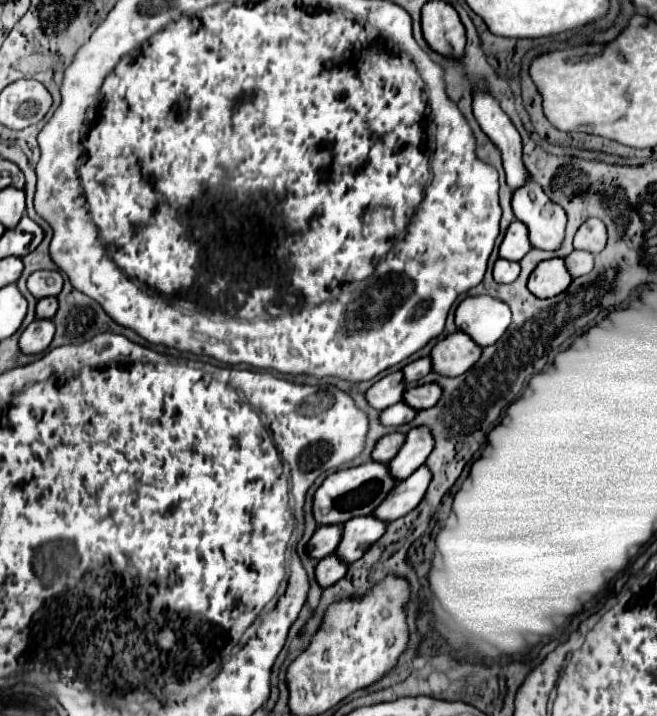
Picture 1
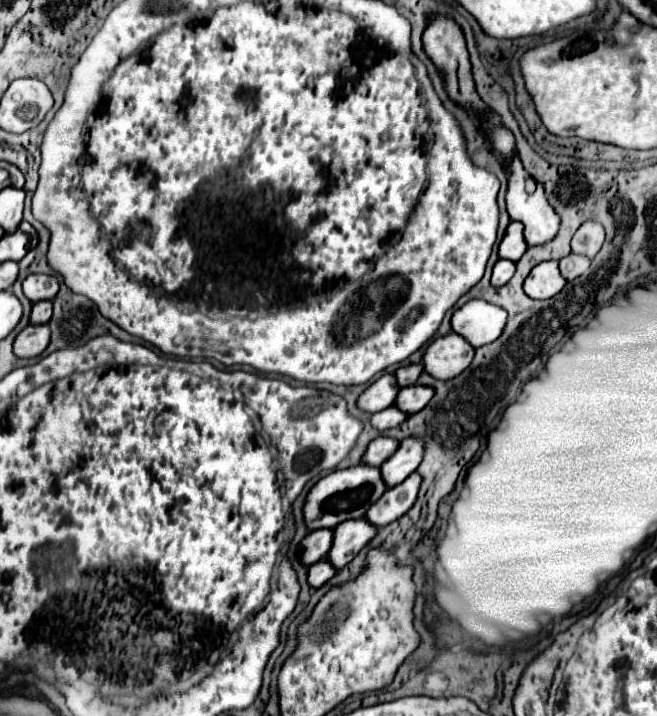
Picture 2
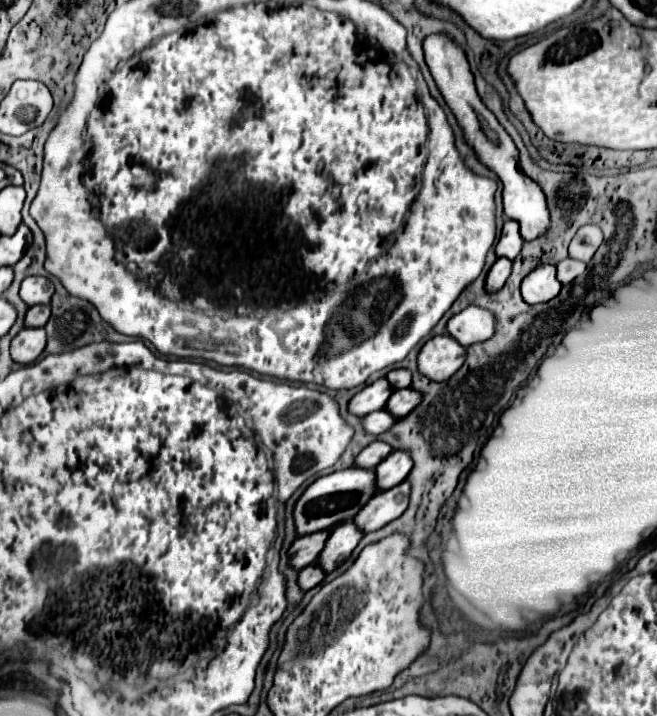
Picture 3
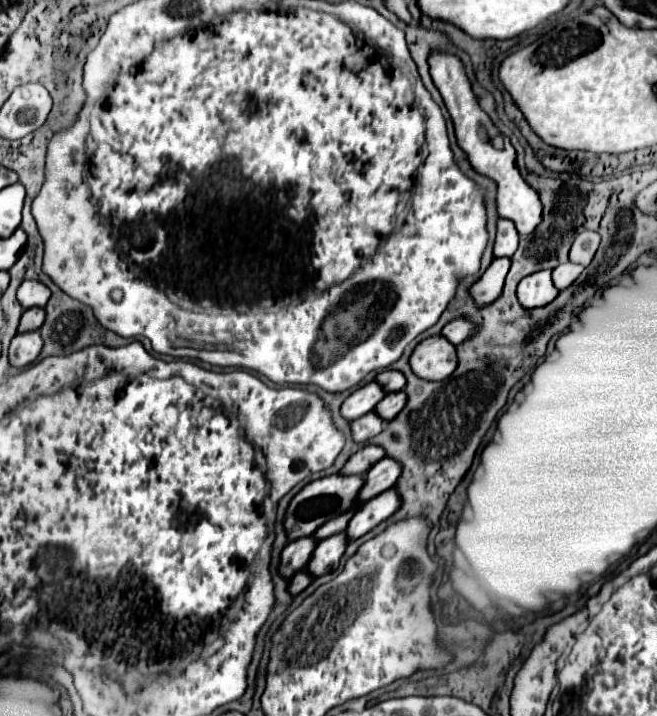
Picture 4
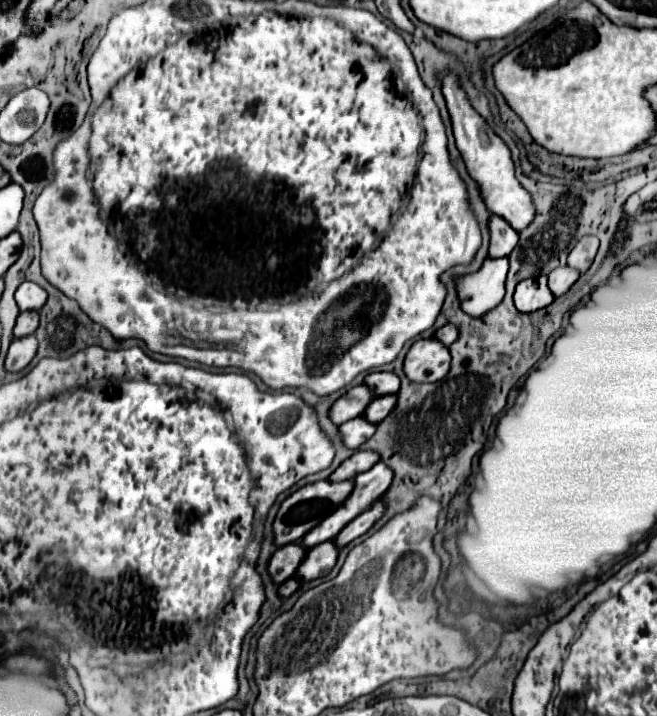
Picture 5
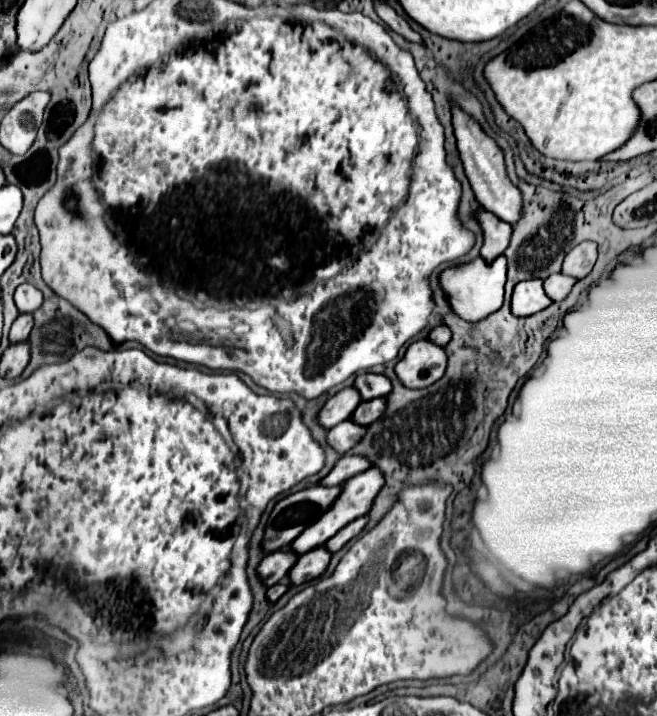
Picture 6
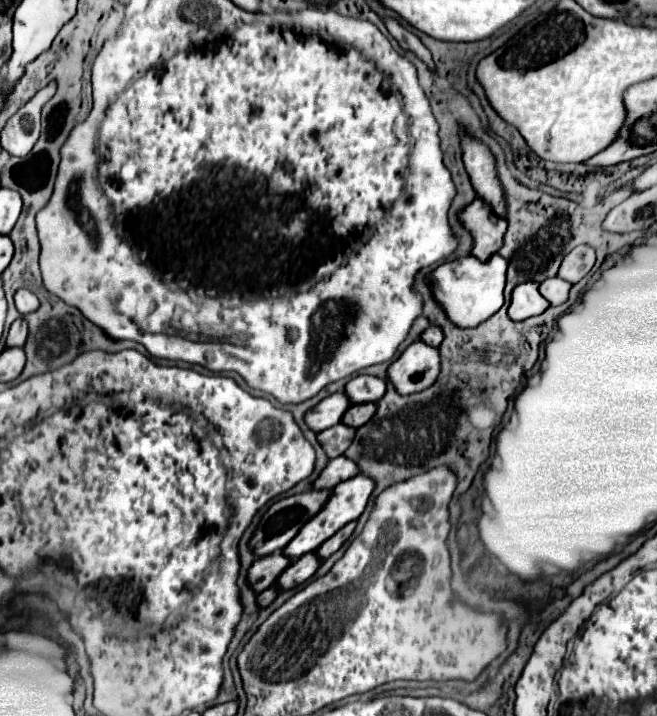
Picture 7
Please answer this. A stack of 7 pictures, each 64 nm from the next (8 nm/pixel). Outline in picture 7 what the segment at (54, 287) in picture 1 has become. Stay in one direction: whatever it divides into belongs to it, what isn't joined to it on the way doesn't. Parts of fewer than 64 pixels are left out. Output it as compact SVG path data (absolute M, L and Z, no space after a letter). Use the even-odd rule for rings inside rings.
M20 288L20 290L14 294L14 302L16 302L16 308L18 308L18 312L20 312L22 316L34 312L34 310L40 306L38 296L36 296L32 290L28 290L28 288Z

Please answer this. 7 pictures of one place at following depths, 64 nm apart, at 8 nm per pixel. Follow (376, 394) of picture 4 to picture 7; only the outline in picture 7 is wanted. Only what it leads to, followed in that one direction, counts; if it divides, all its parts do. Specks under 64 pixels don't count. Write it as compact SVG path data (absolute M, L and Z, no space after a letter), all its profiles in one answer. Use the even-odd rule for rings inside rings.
M336 392L332 396L324 398L318 406L314 406L306 414L306 424L314 432L326 430L326 428L338 424L350 406L352 406L352 400L346 396L346 392Z

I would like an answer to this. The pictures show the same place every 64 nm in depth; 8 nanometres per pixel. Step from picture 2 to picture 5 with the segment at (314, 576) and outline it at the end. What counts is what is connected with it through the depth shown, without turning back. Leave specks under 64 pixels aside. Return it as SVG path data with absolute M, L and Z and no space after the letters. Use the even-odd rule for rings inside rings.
M294 576L294 578L286 580L286 582L278 588L278 594L280 594L280 596L284 596L284 598L288 598L288 596L292 596L292 594L300 588L300 584L302 584L302 580L300 580L298 576Z

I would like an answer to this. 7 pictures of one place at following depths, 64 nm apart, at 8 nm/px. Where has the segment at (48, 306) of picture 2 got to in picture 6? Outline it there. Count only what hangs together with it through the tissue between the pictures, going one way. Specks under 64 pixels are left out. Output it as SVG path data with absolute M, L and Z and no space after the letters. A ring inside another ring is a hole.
M20 314L18 320L12 324L12 330L10 330L10 342L24 342L28 340L30 332L34 328L34 316L32 314Z

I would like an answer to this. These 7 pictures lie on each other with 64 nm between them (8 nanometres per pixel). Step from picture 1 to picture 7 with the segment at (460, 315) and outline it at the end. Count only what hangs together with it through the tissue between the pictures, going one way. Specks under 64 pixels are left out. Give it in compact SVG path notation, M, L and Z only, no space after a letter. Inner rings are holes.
M430 326L430 328L422 334L422 342L430 344L430 346L436 346L436 348L442 344L442 340L444 340L444 332L442 332L442 328L438 328L438 326Z

